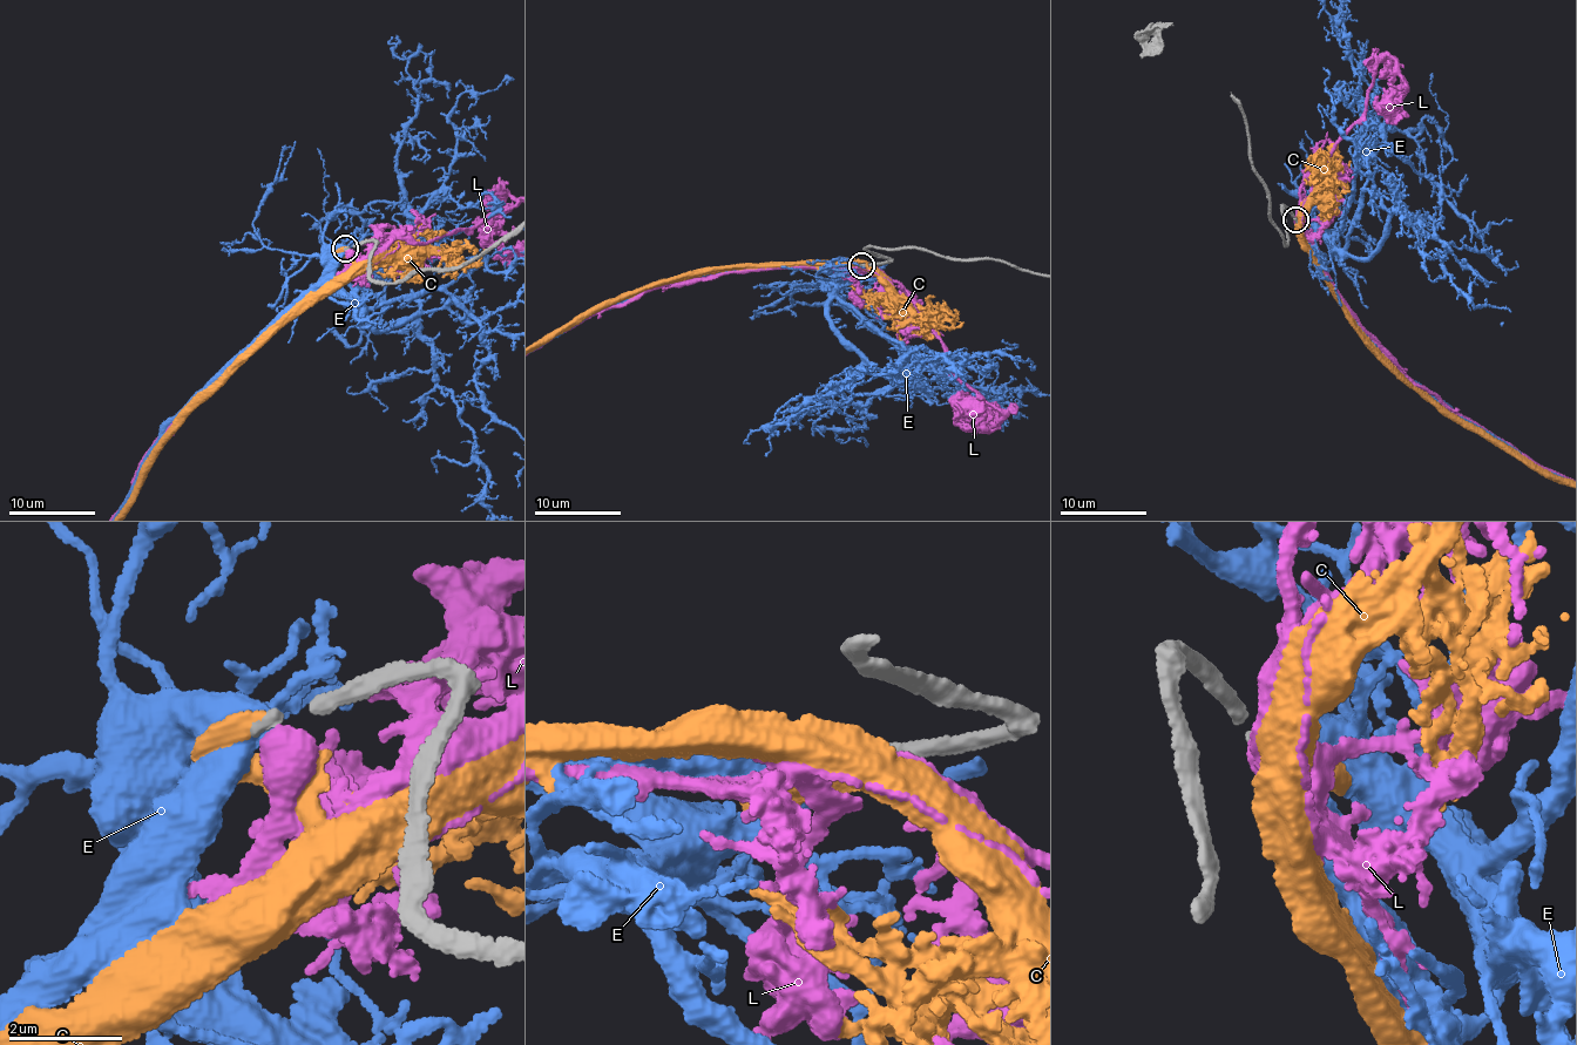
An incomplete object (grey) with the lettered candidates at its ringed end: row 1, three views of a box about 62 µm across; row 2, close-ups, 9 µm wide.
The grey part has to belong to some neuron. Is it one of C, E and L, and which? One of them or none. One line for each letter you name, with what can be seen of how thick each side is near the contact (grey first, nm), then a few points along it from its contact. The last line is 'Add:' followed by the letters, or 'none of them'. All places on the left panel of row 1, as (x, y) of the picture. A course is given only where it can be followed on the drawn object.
C: 150 nm thick on the grey side, 280 nm on the other; it runs (345, 249), (338, 255), (352, 263), (350, 269), (297, 305), (197, 393), (155, 446), (129, 500)
Add: C

